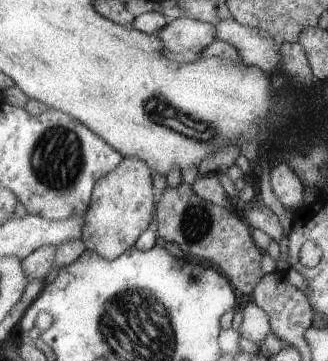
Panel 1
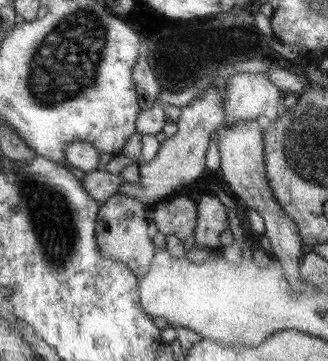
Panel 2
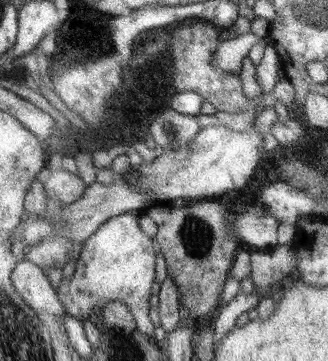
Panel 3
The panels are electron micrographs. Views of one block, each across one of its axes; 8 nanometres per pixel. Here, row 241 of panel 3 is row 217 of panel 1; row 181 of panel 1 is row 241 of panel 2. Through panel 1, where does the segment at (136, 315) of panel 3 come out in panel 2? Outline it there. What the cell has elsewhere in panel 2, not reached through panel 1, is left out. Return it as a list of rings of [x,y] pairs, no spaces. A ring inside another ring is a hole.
[[[115,194],[113,198],[107,198],[107,202],[99,204],[97,214],[97,234],[99,234],[99,248],[103,248],[105,256],[115,258],[119,262],[125,262],[135,276],[143,276],[153,260],[153,244],[147,236],[147,212],[145,206],[133,198],[127,198],[127,194]]]

